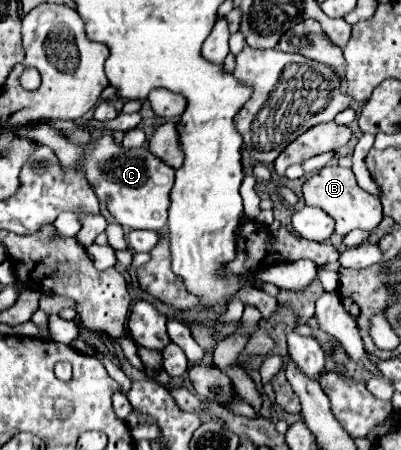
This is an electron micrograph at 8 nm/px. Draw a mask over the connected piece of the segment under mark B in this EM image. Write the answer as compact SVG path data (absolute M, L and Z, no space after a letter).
M338 164L326 166L318 170L314 176L306 180L302 186L304 200L308 206L320 206L324 212L328 212L336 220L336 234L346 236L348 232L360 228L360 230L374 230L382 220L382 204L376 196L370 196L366 190L362 190L356 182L356 176L350 168L342 168Z

